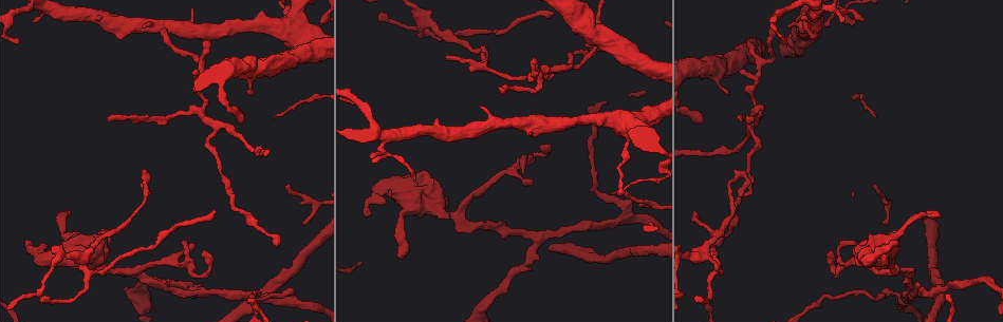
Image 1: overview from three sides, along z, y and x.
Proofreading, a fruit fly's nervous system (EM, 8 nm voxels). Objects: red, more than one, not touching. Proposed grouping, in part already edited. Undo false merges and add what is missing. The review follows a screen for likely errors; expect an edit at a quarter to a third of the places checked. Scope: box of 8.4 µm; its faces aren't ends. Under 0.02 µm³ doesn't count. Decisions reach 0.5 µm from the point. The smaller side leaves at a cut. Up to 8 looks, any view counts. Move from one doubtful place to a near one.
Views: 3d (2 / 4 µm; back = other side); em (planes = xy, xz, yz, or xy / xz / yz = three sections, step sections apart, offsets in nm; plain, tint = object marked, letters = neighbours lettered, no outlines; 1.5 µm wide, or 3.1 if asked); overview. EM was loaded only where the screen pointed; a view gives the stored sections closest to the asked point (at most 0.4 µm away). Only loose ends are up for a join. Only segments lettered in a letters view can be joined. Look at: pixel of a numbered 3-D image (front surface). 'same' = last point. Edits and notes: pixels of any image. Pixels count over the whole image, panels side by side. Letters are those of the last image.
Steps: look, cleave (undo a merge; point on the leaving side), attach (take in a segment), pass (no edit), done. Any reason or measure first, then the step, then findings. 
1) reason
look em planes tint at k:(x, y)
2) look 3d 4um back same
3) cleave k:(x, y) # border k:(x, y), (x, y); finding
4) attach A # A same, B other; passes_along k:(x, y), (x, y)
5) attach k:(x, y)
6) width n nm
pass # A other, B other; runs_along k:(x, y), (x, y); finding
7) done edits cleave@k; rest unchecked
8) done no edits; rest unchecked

tapers out
look 3d 4um at 1:(378, 14)

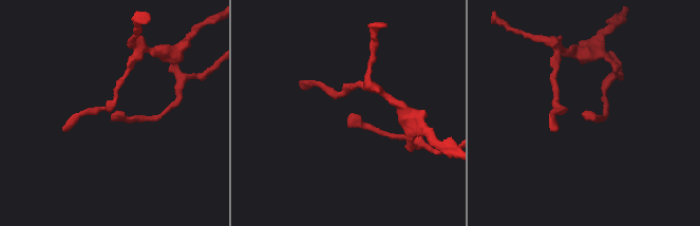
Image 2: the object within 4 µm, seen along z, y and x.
shape alone is not enough
look em xy step 8 letters at 2:(584, 117)

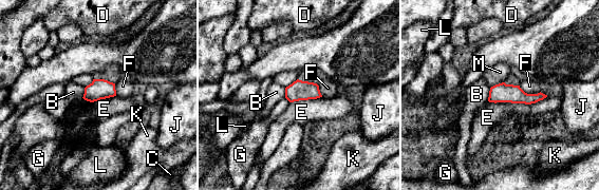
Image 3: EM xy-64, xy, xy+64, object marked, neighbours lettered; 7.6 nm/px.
cut it another way
look em planes letters same

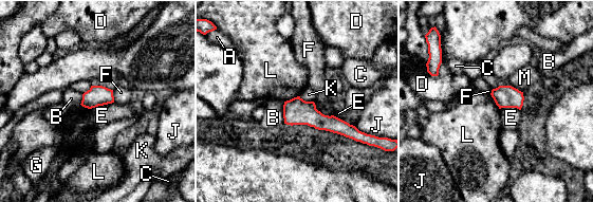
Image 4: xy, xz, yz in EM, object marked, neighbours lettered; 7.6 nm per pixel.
pass # A other, B other, C other, D other, E other, F other, G other, J other, K other, L other, M other; runs_along 4:(286, 104), (320, 122), (351, 131); no lettered segment goes on from it

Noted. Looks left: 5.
branch point
look 3d 2um at 1:(457, 213)

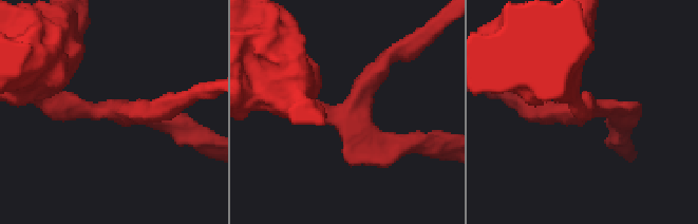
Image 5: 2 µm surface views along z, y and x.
arms 3; arm_widths 170, 200, 440 nm; need the tissue
look em xz step 4 letters at 5:(587, 109)

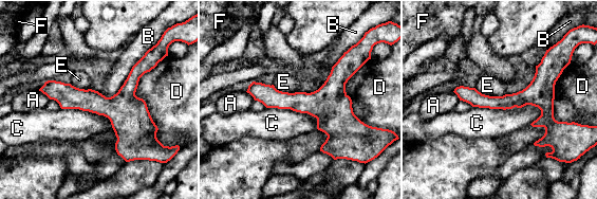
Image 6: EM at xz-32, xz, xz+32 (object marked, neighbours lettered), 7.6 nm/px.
pass # A other, B other, C other, D other, E other, F other; border 6:(148, 49), (115, 93), (98, 92); continuous, no second cell

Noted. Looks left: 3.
branch stops here
look 3d 4um back at 1:(941, 215)

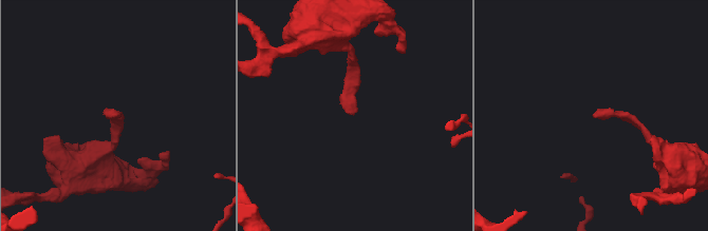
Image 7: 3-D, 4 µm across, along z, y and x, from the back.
look em planes tint at 7:(596, 117)

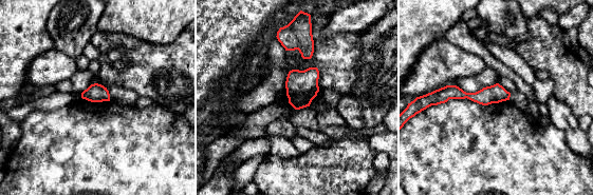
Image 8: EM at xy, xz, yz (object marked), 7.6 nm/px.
look em planes letters same

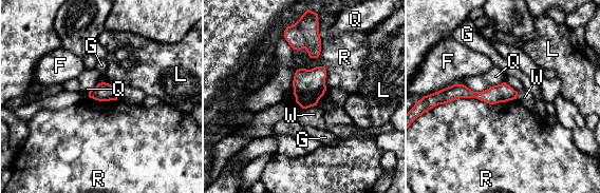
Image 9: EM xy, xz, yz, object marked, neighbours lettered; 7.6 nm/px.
pass # F other, G other, L other, Q other, R other, W other; border 9:(516, 98), (434, 107); none of them fits

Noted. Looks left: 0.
done no edits; rest unchecked

